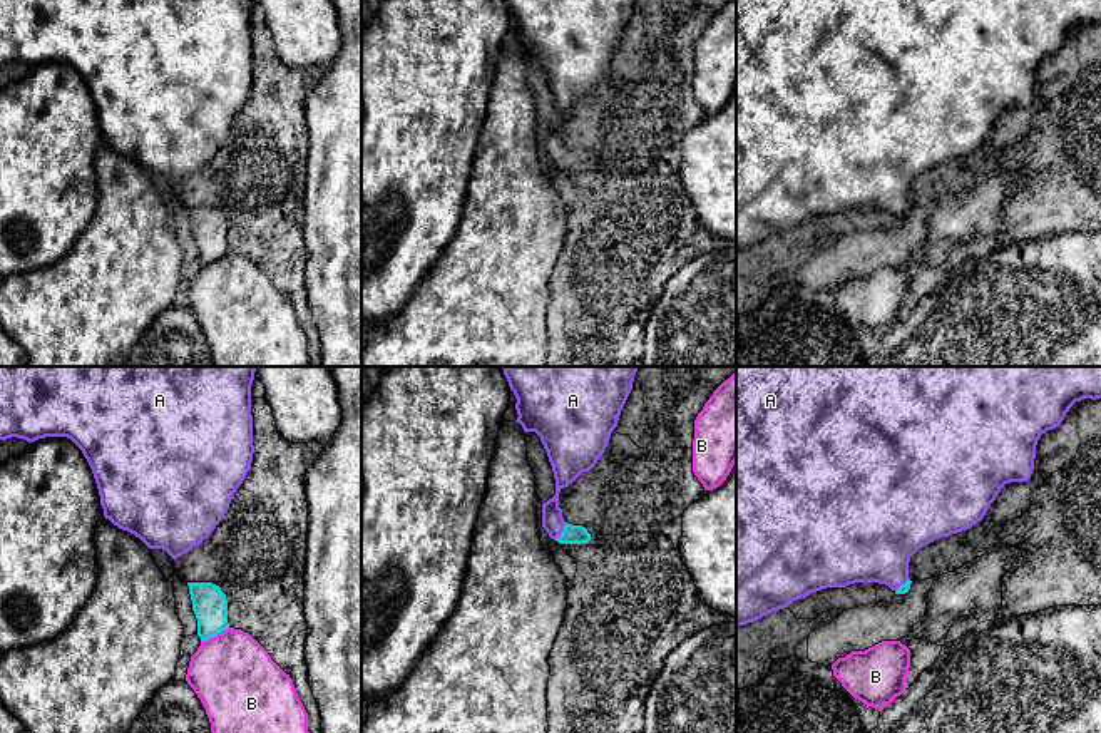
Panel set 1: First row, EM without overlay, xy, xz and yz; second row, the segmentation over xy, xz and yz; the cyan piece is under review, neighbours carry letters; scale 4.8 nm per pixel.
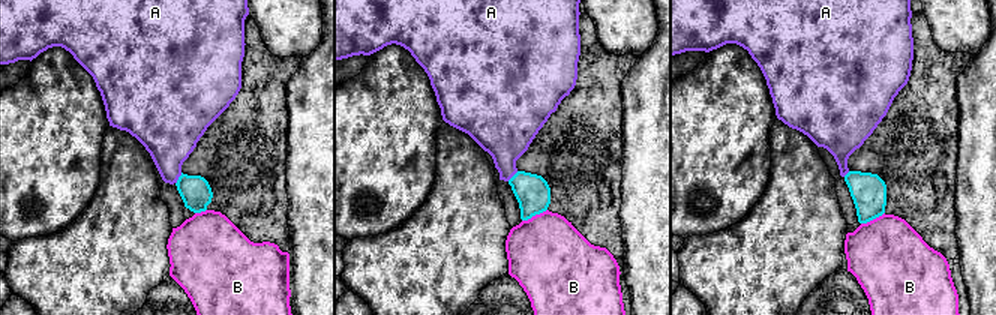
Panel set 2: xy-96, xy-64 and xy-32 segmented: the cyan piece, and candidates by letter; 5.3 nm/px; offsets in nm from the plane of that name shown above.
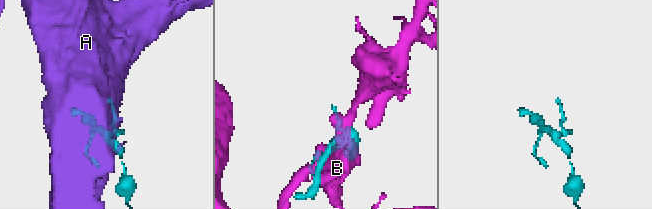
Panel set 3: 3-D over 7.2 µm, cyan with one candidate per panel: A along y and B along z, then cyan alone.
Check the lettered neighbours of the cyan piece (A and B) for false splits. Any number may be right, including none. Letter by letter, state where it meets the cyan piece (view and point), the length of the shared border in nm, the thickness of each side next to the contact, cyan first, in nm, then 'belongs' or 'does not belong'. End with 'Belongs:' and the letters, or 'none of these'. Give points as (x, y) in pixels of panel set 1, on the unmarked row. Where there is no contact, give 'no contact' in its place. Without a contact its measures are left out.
A: meets cyan in xz at (563, 156); contact 110 nm long; 100 nm thick on the cyan side, 110 nm on the other; belongs
B: meets cyan in xy at (215, 260); contact 150 nm long; 170 nm thick on the cyan side, 400 nm on the other; does not belong
Belongs: A

